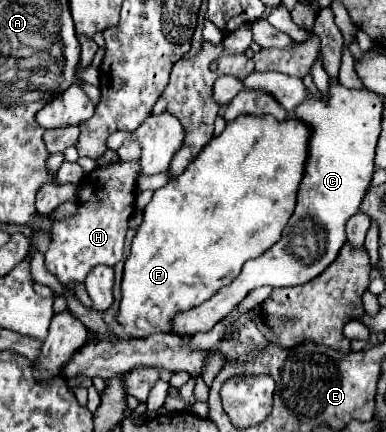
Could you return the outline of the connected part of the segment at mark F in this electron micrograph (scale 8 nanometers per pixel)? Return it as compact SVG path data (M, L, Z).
M267 114L239 116L237 120L231 120L219 136L203 146L177 180L155 190L151 202L143 210L143 224L137 228L133 238L121 282L117 320L125 326L129 336L145 338L153 332L169 332L169 318L209 300L221 286L231 284L239 276L247 260L261 256L281 238L281 232L295 210L297 190L309 156L311 134L313 130L309 124L295 118L279 122Z

